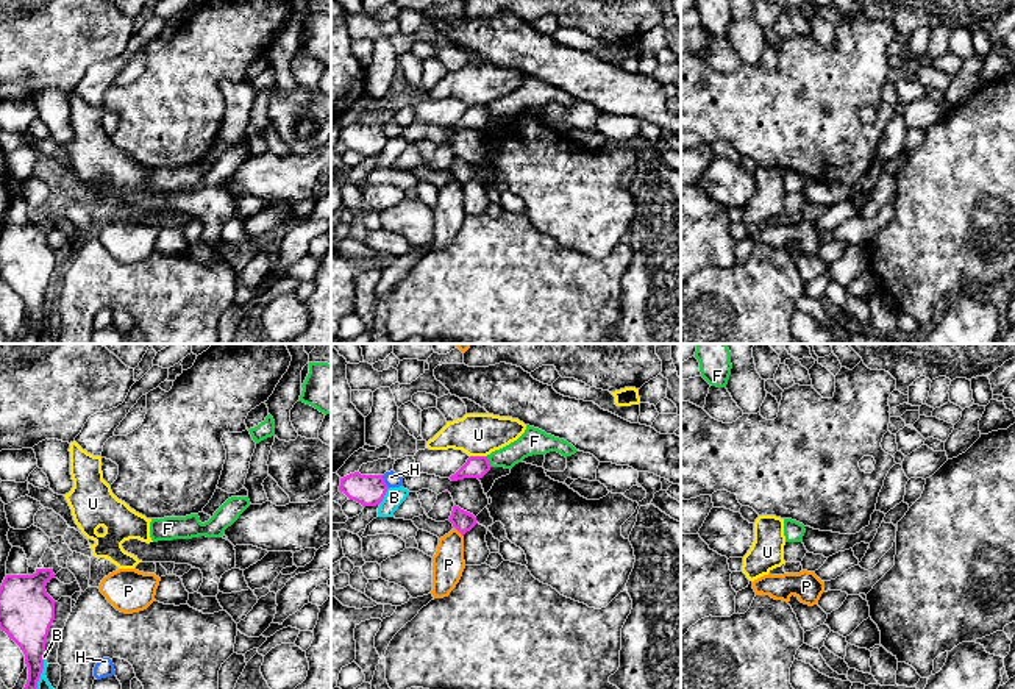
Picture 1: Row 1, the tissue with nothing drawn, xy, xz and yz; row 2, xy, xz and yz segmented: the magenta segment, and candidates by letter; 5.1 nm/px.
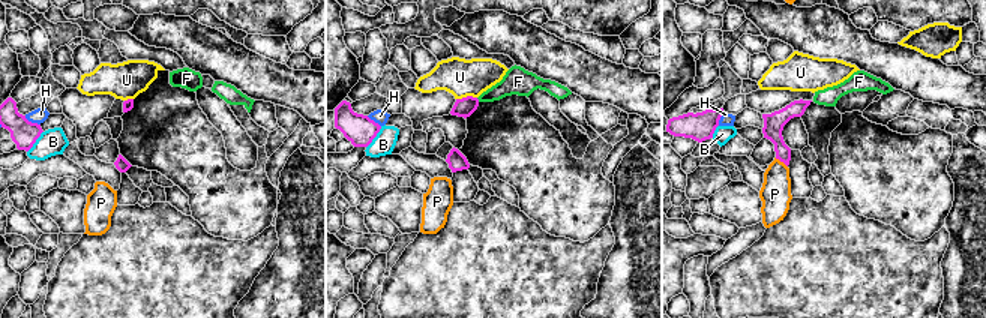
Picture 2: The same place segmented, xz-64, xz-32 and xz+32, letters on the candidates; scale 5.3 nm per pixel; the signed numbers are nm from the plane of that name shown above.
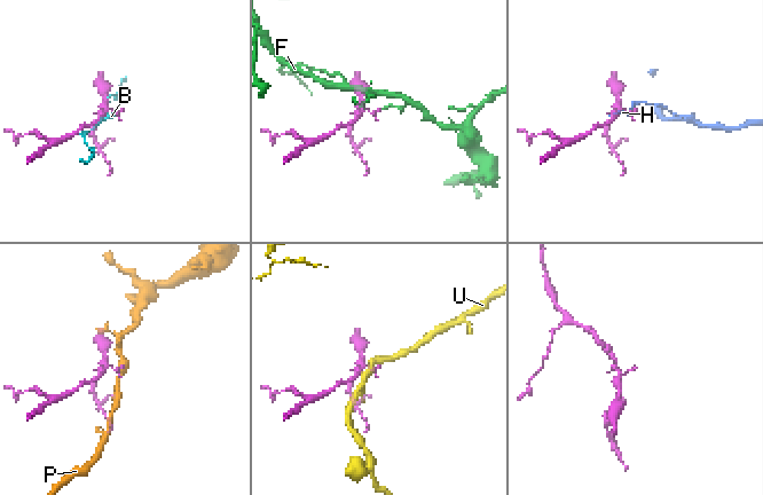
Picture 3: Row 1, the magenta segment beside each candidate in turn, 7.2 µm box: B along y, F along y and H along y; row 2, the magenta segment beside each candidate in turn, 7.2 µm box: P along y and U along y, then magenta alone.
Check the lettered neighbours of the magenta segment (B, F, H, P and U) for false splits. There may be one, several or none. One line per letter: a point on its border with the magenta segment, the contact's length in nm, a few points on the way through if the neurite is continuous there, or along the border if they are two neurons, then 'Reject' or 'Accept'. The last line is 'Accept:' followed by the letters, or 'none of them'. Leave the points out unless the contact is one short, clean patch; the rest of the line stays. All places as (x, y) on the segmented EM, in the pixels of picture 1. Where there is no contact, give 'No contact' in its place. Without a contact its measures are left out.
B: Touches magenta at xz (384, 494). Shared border 110 nm. Reject
F: Touches magenta at xz (487, 461). Shared border 70 nm. Boundary: xz (486, 456), (492, 466). Reject
H: Touches magenta at xz (383, 481). Shared border 80 nm. Reject
P: Touches magenta at xz (458, 530). Shared border 70 nm. Reject
U: Touches magenta at xz (478, 456). Shared border 90 nm. Boundary: xz (470, 455), (486, 456). Reject
Accept: none of them

